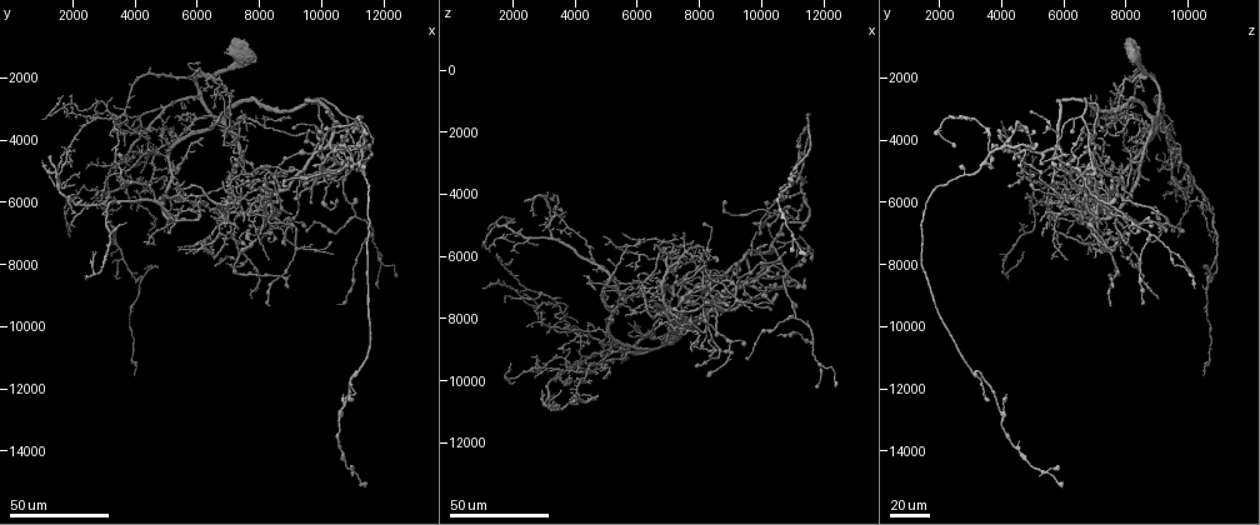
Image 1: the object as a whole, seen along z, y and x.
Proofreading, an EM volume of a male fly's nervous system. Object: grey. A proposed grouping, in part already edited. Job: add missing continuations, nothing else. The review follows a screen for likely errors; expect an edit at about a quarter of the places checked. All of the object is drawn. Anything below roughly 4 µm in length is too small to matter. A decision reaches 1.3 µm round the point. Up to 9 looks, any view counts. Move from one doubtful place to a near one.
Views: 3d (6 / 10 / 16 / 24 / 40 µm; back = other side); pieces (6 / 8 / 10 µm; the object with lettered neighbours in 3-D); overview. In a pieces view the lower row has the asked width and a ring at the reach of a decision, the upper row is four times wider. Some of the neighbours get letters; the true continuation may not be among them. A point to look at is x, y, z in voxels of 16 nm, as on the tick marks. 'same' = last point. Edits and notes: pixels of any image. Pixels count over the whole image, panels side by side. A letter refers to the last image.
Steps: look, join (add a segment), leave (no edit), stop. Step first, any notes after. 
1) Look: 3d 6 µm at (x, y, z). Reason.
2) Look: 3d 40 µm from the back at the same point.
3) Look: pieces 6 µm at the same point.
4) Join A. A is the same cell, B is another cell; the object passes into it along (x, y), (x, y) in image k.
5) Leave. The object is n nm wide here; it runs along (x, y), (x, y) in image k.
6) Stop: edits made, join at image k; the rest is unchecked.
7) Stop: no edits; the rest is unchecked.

Look: 3d 24 µm at (10300, 7700, 7500). Branch stops here.

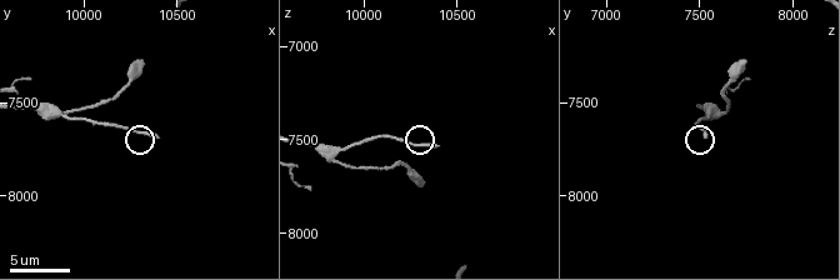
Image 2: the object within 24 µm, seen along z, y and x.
Look: pieces 8 µm at (10400, 7660, 7520).

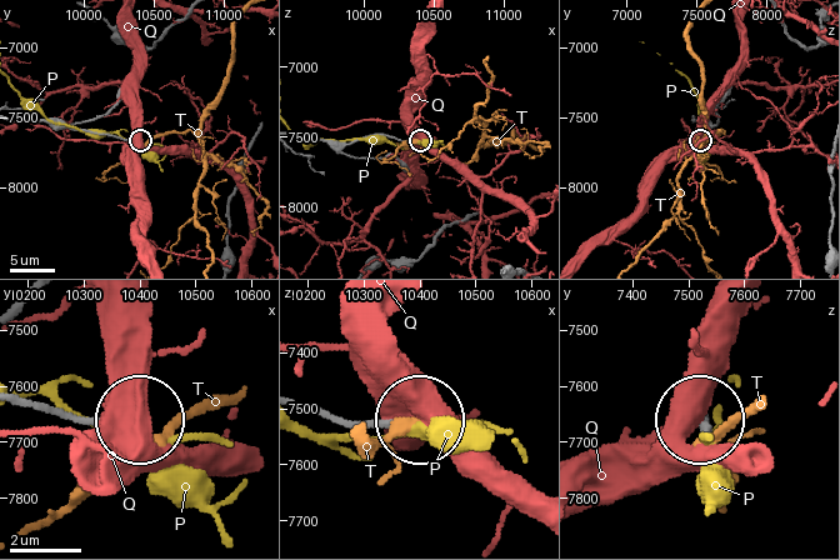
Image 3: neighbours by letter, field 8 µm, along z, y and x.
Leave. P, Q and T are other cells; it runs along (301, 134), (341, 143), (376, 134), (416, 140) in image 3; no lettered segment goes on from it.

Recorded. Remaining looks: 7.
Look: 3d 40 µm at (11300, 4700, 5300).

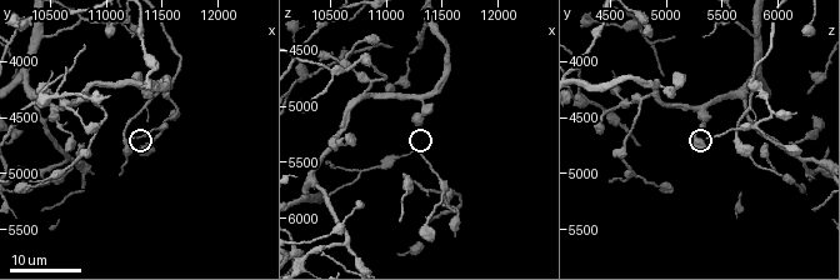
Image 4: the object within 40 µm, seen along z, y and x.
Look: pieces 6 µm at (11240, 4680, 5380). What lies round it.

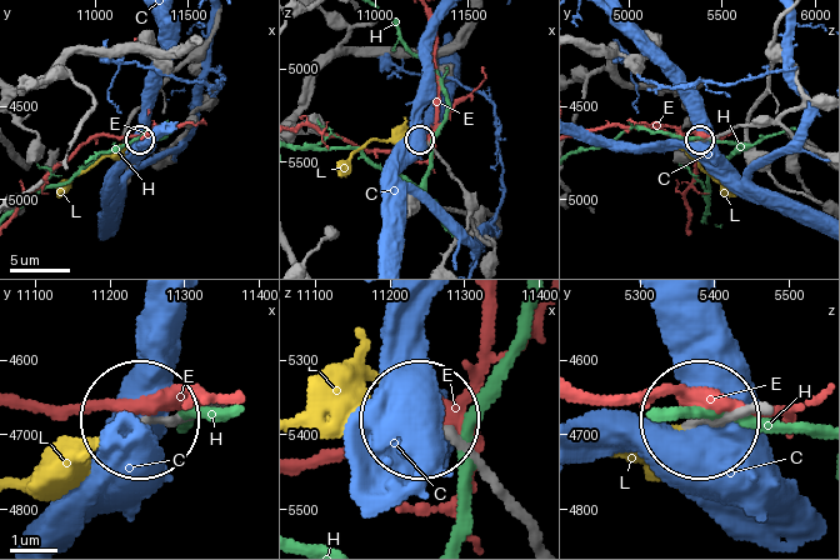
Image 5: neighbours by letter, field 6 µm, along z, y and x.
Join L. L is the same cell, C, E and H are other cells; it goes on there.

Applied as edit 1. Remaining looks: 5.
Look: 3d 24 µm at (6100, 4000, 7200). End of a long branch.

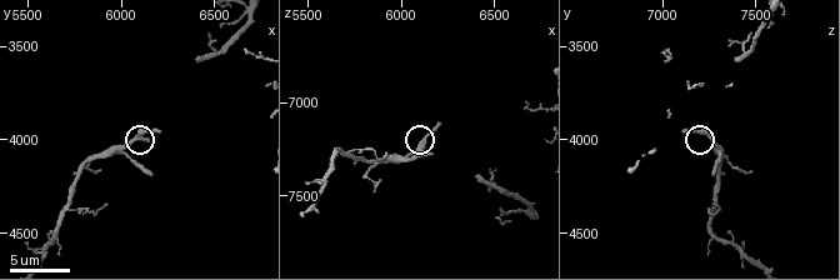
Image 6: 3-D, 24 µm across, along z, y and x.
Look: pieces 10 µm at (6200, 3960, 7100).

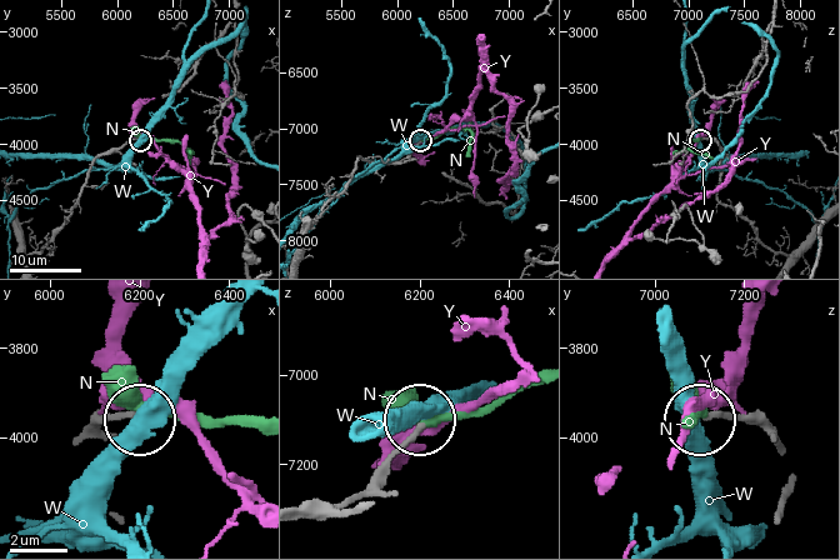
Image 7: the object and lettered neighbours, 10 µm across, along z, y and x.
Leave. The object is 200 nm wide here; N, W and Y are other cells; it runs along (69, 214), (93, 163), (138, 139) in image 7; none of them fits.

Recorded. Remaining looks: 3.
Look: 3d 40 µm at (8900, 6800, 6600). Tapers out.

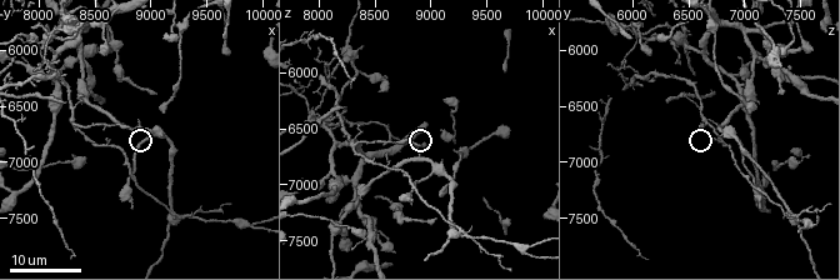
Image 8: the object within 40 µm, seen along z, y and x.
Look: pieces 6 µm at (8920, 6720, 6640).

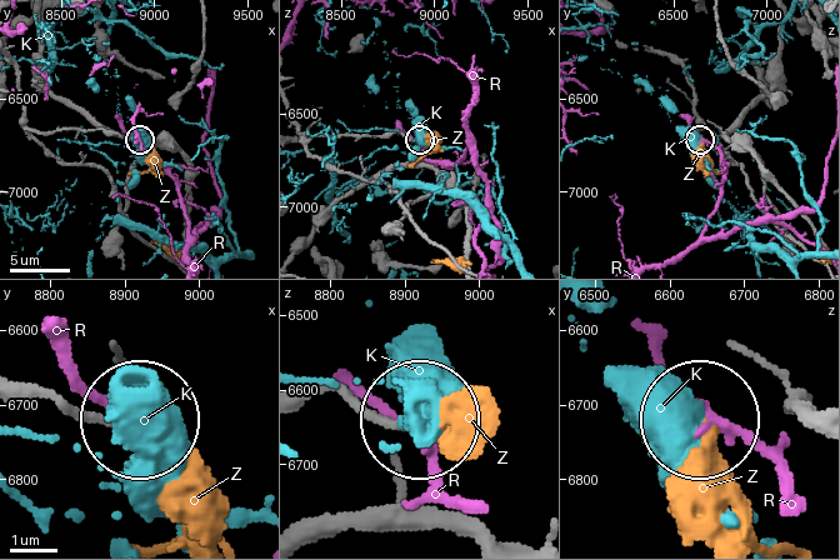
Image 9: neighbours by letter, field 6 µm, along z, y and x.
Leave. K, R and Z are other cells; none of them fits.

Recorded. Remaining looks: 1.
Stop: edits made, join at image 5; the rest is unchecked.

